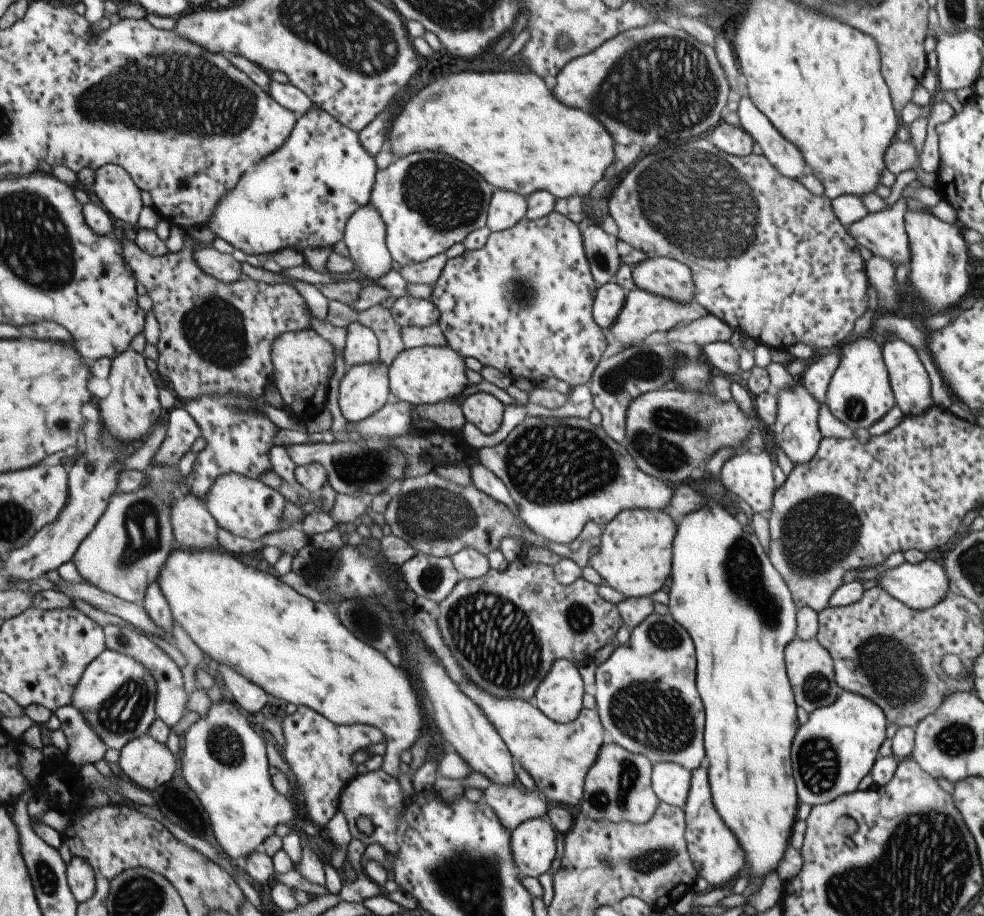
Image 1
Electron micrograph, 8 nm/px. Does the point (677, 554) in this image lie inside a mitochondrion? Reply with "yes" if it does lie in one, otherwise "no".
no

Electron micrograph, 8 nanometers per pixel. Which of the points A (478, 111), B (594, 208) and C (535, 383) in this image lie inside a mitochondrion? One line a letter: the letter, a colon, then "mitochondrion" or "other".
A: other
B: other
C: other

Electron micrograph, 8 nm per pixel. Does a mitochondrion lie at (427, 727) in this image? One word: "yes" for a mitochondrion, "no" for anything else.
no

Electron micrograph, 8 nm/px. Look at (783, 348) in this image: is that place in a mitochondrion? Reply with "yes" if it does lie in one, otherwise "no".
no

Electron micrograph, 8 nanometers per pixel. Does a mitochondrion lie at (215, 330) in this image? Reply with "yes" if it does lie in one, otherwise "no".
yes

